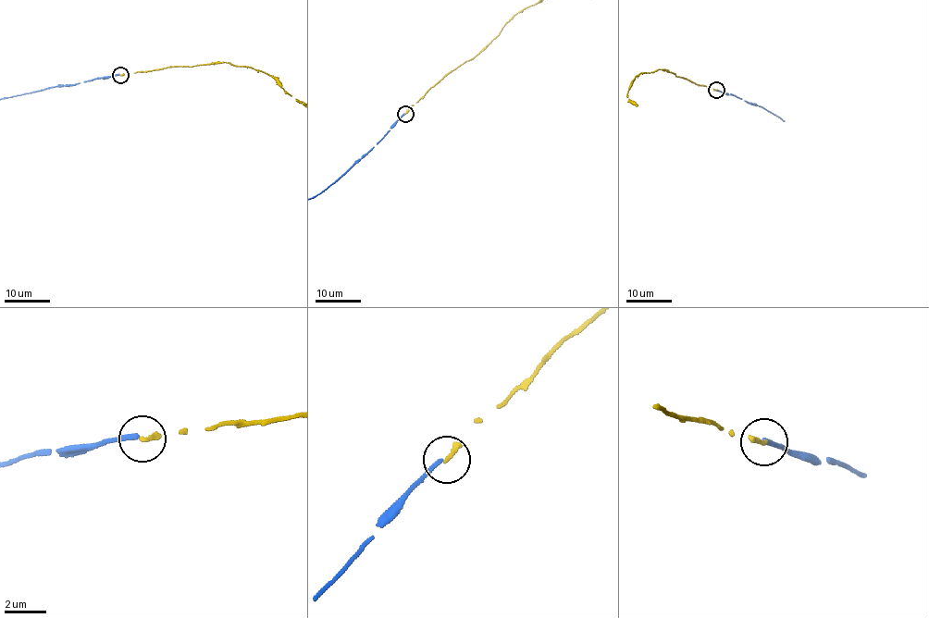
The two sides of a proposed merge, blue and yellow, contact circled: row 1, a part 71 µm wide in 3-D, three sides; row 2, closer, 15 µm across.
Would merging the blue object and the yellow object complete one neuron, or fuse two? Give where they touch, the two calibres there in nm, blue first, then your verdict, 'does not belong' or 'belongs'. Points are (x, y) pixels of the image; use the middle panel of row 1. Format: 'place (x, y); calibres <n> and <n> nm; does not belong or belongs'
place (405, 114); calibres 200 and 220 nm; does not belong

